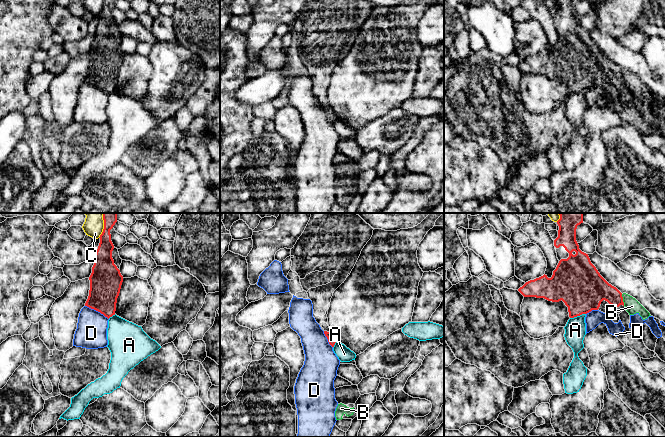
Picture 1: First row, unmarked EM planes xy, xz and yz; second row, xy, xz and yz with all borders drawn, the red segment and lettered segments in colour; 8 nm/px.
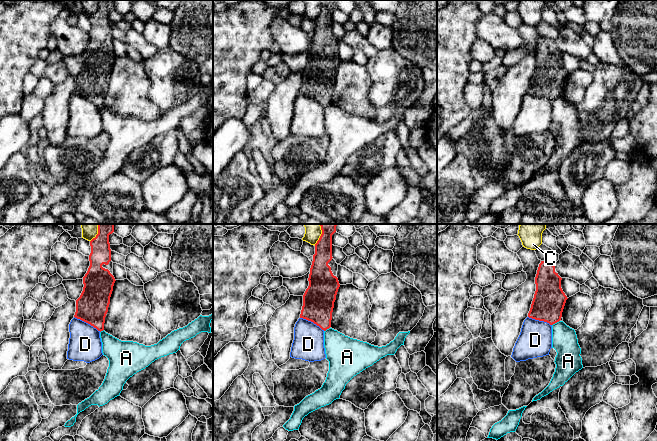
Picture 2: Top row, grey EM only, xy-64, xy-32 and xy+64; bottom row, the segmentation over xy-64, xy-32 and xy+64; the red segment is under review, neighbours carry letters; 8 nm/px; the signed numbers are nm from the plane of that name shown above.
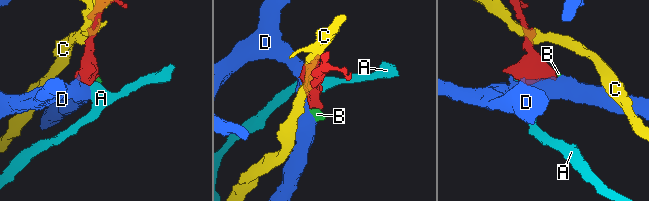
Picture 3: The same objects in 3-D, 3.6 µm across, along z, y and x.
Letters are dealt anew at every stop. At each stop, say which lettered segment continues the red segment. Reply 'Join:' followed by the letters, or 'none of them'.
Join: B

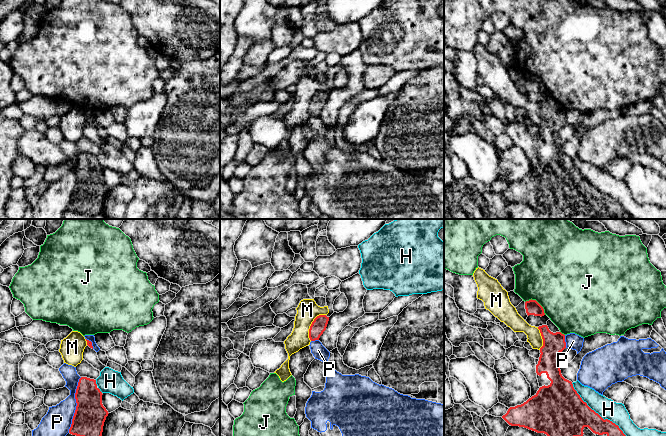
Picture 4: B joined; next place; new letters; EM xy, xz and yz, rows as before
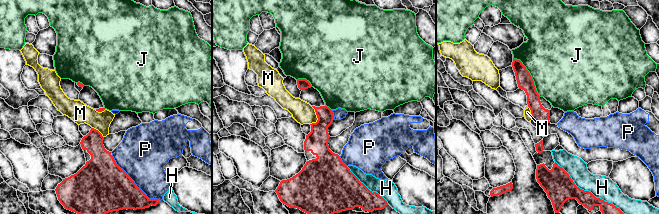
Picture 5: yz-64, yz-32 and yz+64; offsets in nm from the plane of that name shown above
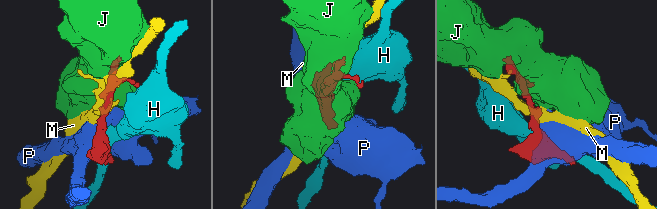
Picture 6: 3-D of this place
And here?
Join: none of them

